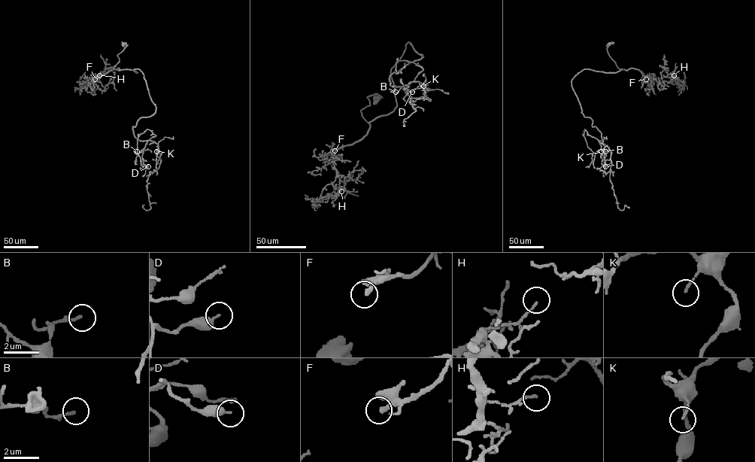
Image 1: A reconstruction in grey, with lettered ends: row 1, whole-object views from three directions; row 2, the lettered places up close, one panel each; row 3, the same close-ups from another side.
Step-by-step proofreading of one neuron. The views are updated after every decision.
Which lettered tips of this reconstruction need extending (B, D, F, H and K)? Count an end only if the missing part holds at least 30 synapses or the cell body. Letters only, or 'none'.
none

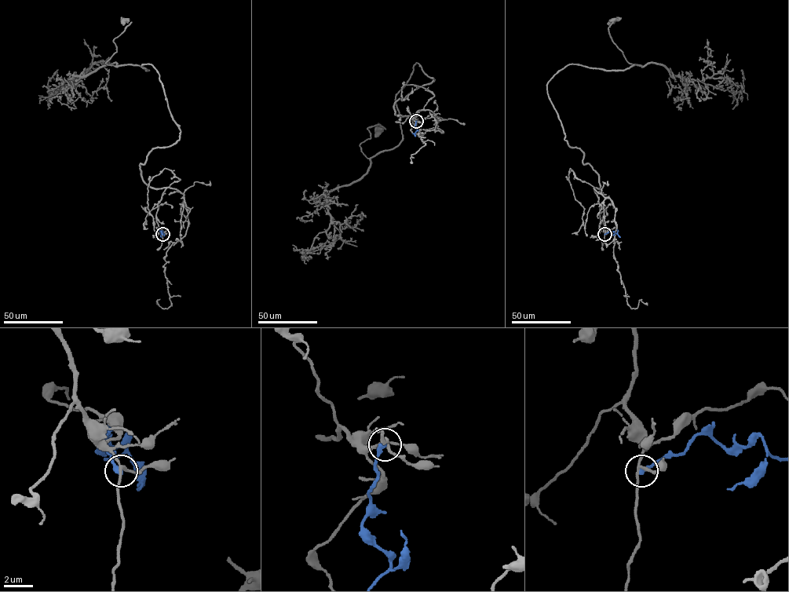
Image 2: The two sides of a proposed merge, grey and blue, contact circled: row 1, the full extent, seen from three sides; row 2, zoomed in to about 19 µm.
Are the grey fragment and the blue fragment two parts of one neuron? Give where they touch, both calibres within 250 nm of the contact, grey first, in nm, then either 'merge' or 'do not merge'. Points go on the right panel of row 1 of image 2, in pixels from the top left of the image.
place (604, 234); calibres 160 and 360 nm; do not merge

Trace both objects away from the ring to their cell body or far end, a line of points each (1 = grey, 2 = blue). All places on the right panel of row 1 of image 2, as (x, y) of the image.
1: (604, 234), (598, 174), (564, 139), (547, 85), (570, 64), (642, 66), (612, 42), (613, 20)
2: (604, 234), (614, 232), (619, 237)

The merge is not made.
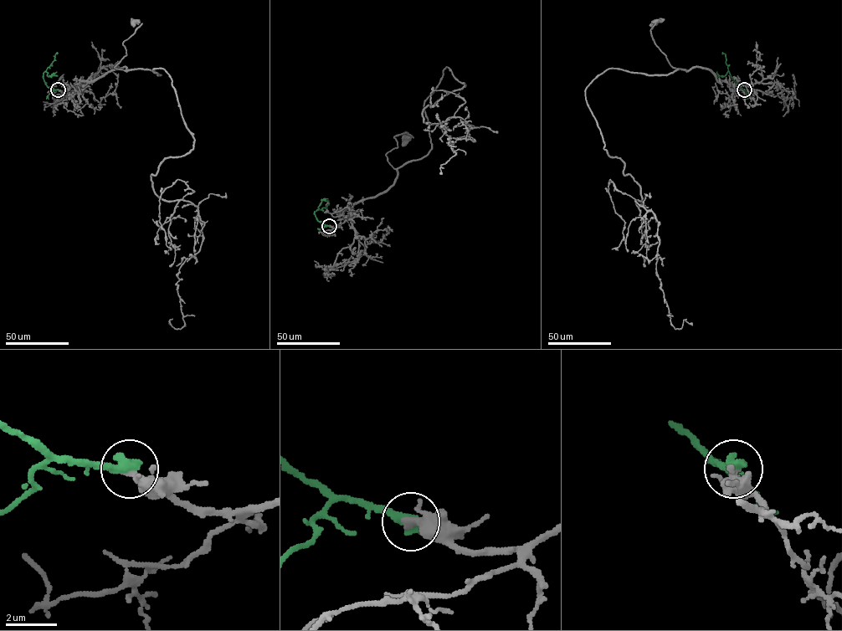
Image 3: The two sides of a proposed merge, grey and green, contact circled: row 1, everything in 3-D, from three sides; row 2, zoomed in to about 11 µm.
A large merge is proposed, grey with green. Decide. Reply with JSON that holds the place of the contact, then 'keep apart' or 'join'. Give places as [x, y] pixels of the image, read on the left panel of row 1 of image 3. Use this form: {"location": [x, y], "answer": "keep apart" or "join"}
{"location": [58, 89], "answer": "join"}

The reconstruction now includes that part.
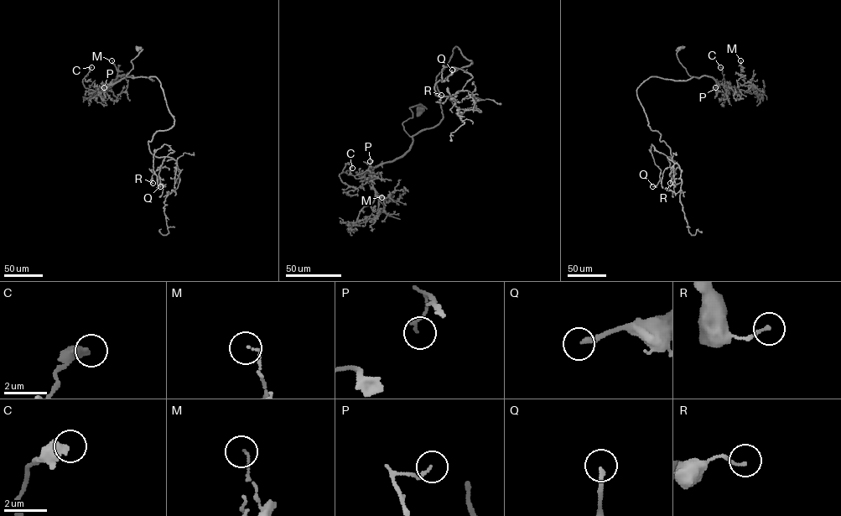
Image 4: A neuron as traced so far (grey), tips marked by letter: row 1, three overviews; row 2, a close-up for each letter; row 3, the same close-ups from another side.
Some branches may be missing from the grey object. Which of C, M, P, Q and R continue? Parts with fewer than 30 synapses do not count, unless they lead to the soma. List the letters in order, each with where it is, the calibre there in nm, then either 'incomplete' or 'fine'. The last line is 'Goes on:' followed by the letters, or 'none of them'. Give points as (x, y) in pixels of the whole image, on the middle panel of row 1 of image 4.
C: (352, 168) | 340 nm | fine
M: (381, 197) | 90 nm | fine
P: (370, 161) | 110 nm | fine
Q: (452, 70) | 200 nm | fine
R: (441, 95) | 120 nm | fine
Goes on: none of them

